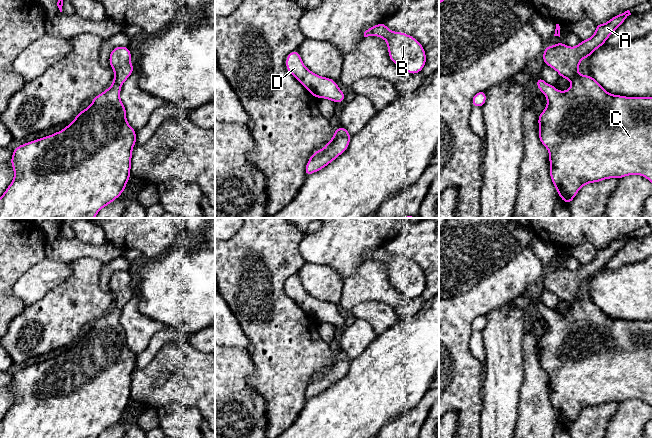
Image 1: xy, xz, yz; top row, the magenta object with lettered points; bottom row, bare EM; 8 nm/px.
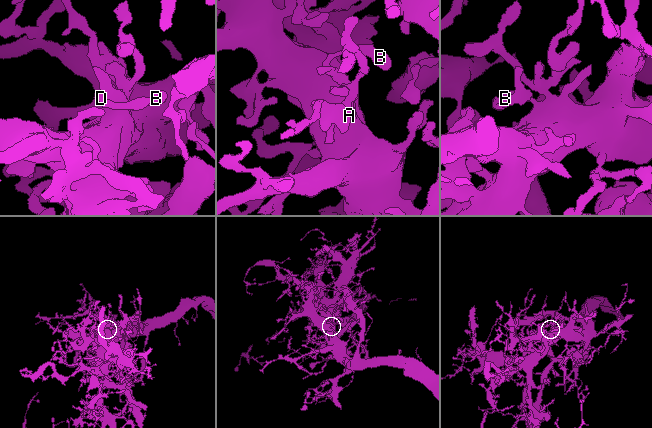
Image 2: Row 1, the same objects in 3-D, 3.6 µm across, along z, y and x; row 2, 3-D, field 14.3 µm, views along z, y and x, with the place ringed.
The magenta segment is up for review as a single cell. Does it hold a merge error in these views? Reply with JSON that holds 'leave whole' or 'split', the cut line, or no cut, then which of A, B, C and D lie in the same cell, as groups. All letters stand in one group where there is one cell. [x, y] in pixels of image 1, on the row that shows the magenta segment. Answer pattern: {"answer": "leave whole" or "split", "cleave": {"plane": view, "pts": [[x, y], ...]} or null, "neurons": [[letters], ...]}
{"answer": "leave whole", "cleave": null, "neurons": [["A", "B", "C", "D"]]}

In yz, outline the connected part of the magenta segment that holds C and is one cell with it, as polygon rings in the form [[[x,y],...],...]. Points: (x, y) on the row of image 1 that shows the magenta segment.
[[[627,10],[607,23],[597,24],[594,35],[576,47],[560,42],[543,52],[544,63],[572,83],[567,91],[558,91],[541,77],[536,80],[547,97],[547,106],[538,118],[539,139],[549,151],[551,180],[567,204],[588,183],[627,175],[641,175],[652,183],[652,97],[610,94],[593,77],[578,72],[581,60],[601,47],[629,15]]]

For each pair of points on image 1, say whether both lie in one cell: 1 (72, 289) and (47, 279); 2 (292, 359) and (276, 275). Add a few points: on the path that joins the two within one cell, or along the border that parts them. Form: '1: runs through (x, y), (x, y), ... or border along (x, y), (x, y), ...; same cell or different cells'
1: border along (70, 263), (71, 275), (40, 298); different cells
2: runs through (284, 338), (276, 324), (276, 296); same cell

